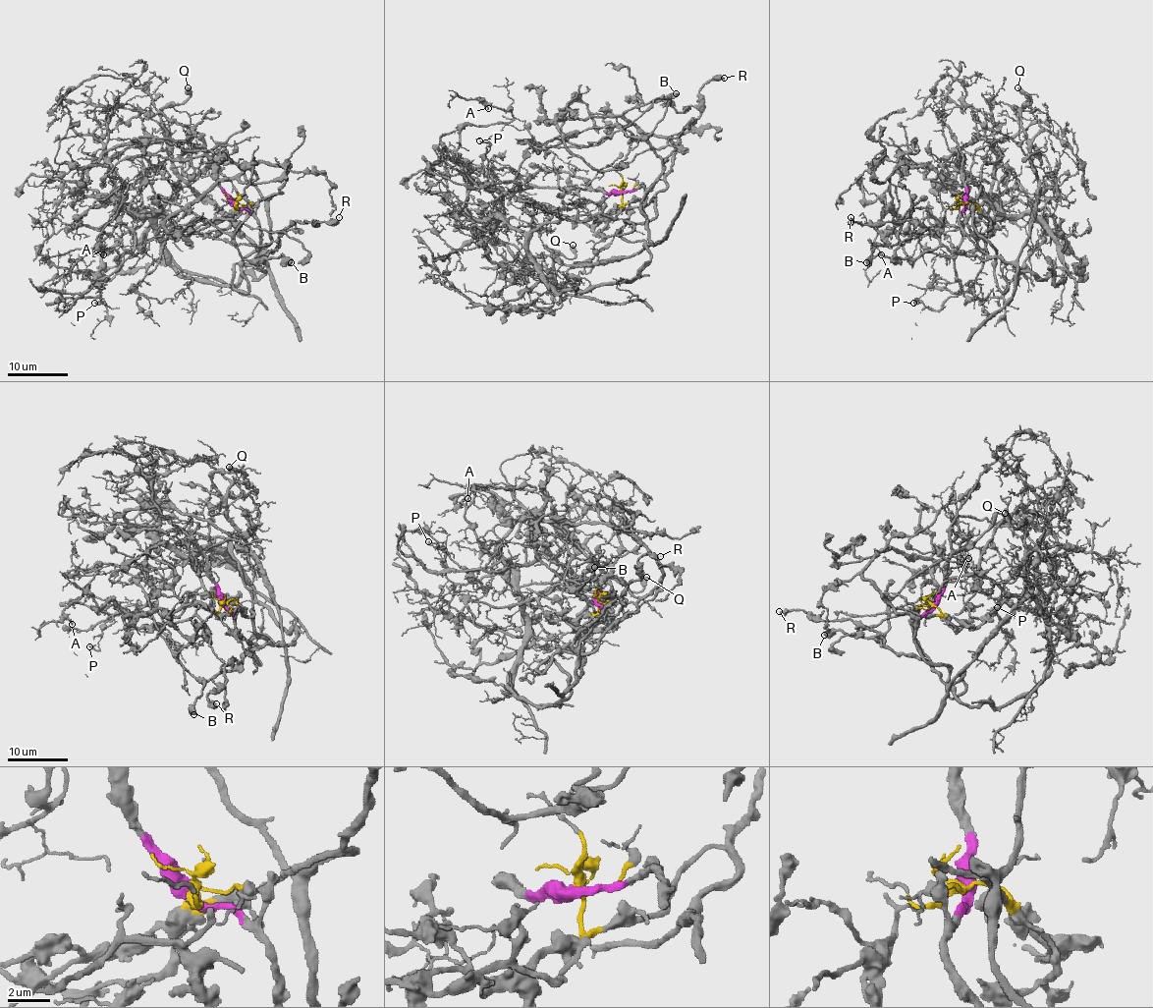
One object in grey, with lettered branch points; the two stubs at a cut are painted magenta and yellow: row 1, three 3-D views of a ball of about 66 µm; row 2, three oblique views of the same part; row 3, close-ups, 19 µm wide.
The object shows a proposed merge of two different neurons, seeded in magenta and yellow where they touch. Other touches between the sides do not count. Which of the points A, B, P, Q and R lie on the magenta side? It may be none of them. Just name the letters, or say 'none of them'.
B, Q, R

